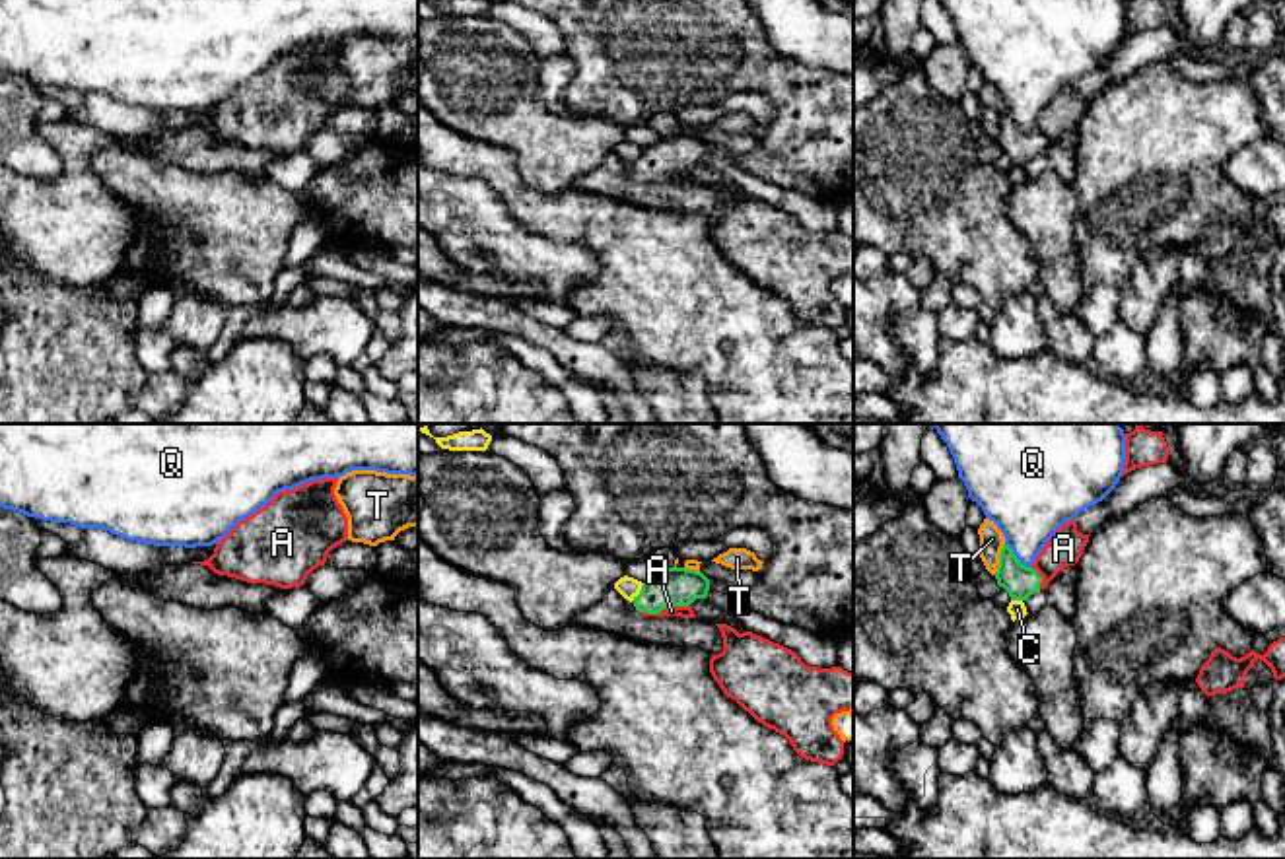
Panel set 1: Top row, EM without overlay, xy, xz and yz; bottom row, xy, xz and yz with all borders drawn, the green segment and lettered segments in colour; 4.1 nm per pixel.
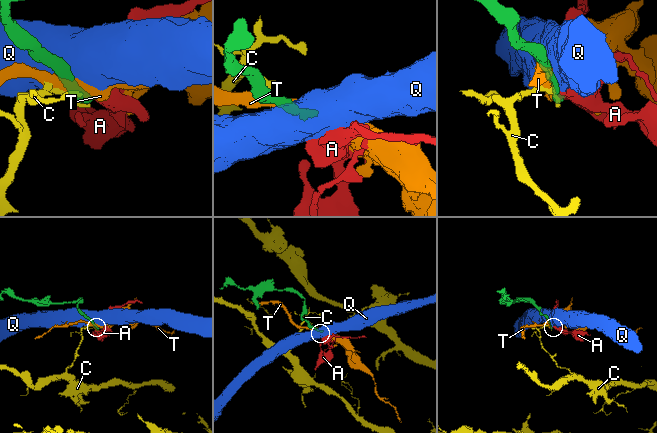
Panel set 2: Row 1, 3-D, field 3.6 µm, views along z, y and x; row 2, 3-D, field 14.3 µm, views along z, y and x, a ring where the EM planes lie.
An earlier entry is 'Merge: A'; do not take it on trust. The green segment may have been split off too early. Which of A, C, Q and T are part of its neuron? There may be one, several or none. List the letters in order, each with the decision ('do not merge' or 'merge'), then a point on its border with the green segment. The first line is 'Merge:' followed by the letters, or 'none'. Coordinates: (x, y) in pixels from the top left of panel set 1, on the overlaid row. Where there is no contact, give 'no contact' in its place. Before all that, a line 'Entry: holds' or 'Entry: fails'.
Entry: holds
Merge: A
A: merge; contact xz (663, 609)
C: do not merge; contact xz (640, 593)
Q: do not merge; contact yz (1015, 556)
T: do not merge; contact yz (1000, 558)

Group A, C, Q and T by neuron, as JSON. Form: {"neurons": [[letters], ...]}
{"neurons": [["A"], ["C"], ["Q"], ["T"]]}

